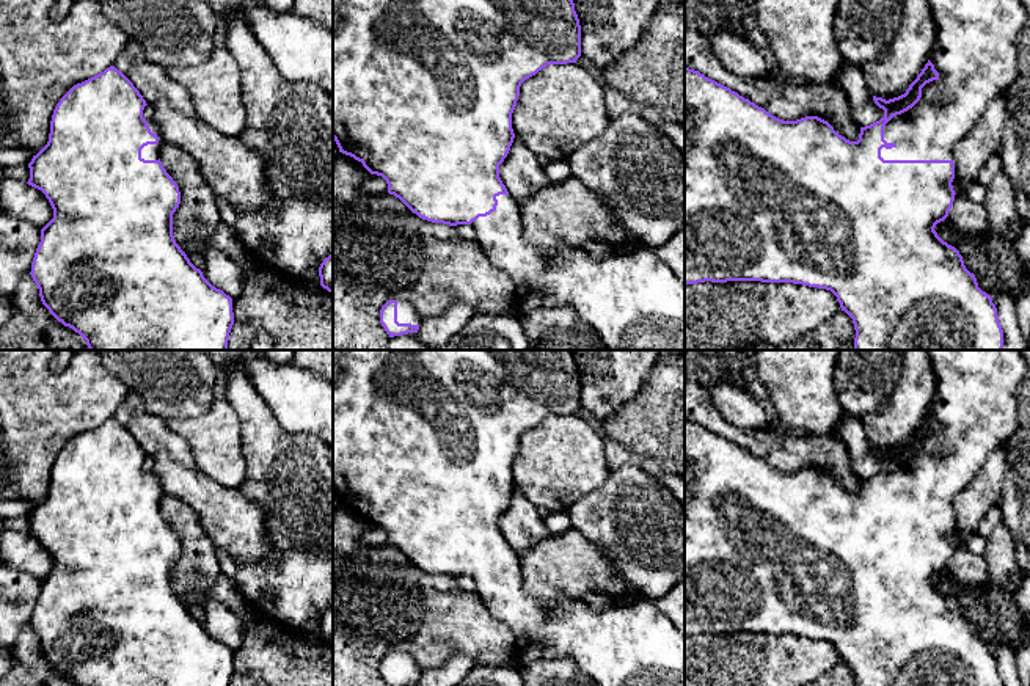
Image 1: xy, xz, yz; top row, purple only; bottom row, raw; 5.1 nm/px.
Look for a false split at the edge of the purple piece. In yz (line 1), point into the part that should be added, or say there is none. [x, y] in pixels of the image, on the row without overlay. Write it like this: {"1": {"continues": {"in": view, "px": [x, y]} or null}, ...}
{"1": {"continues": {"in": "yz", "px": [975, 404]}}}

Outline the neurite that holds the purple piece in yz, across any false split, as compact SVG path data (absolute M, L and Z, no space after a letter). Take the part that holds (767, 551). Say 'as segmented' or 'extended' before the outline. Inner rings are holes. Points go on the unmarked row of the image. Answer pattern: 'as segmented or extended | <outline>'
extended | M928 350L934 367L936 392L930 411L904 446L893 451L873 447L884 468L860 479L859 491L849 493L818 469L805 468L783 473L744 451L730 440L685 418L685 636L762 633L793 634L831 642L842 662L854 675L856 686L1003 686L991 647L978 639L959 603L934 582L948 568L955 553L953 499L975 477L986 458L999 451L1022 424L1017 418L1017 388L1025 377L1027 363L1019 350Z

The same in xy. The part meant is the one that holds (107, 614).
extended | M115 418L74 436L60 451L52 466L49 493L28 515L30 531L27 535L41 542L53 560L53 570L41 581L41 593L36 600L30 626L49 664L79 686L229 686L234 677L232 650L214 639L174 592L173 565L181 556L181 543L160 513L160 501L165 493L157 474L143 469L146 457L140 443Z

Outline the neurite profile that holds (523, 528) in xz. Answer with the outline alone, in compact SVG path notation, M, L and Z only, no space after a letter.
M513 490L510 502L499 516L499 529L518 556L535 546L540 540L551 537L551 532L539 515L539 509L523 494Z

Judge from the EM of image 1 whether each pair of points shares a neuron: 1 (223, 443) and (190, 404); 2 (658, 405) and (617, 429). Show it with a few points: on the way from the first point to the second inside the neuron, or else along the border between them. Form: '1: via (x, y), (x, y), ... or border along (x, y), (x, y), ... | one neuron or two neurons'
1: border along (215, 380), (212, 404), (204, 412), (167, 421) | two neurons
2: via (649, 415), (639, 424), (627, 426) | one neuron

